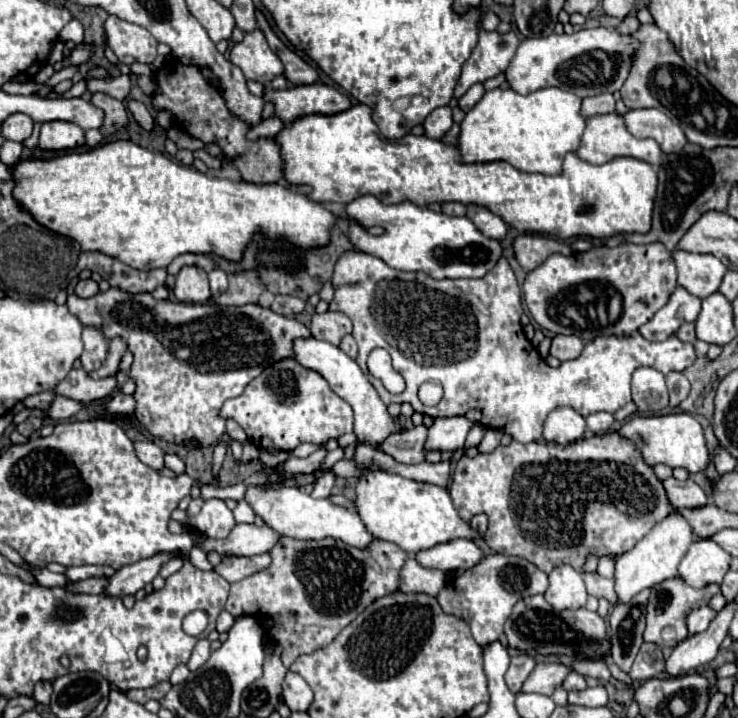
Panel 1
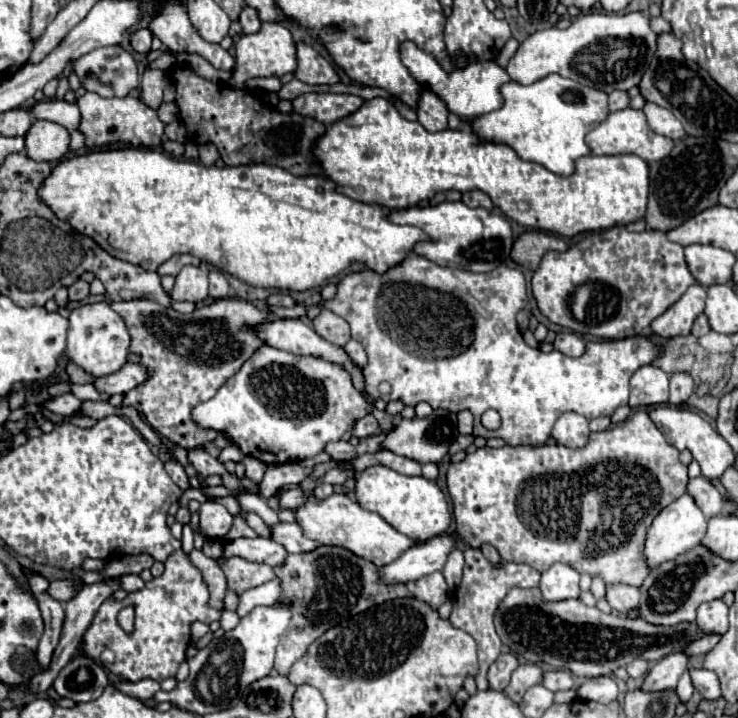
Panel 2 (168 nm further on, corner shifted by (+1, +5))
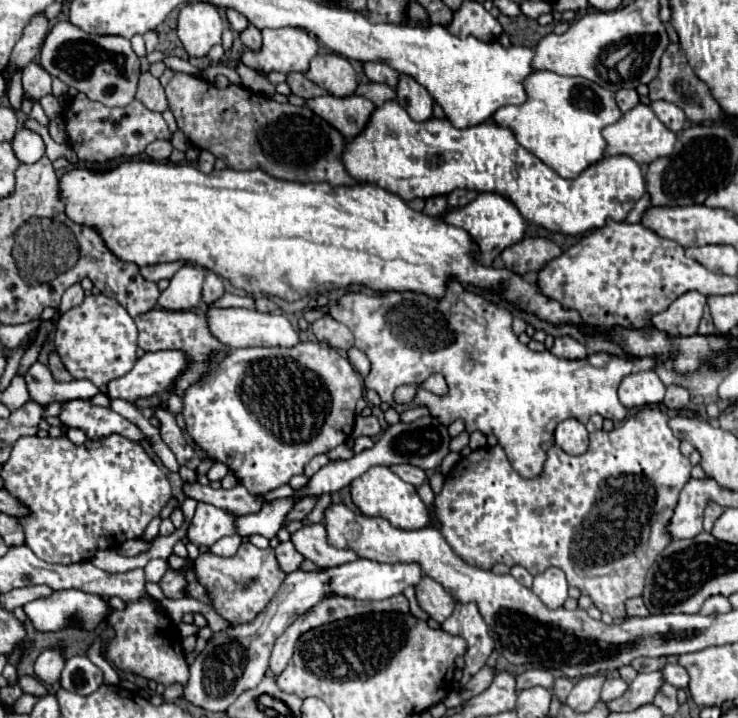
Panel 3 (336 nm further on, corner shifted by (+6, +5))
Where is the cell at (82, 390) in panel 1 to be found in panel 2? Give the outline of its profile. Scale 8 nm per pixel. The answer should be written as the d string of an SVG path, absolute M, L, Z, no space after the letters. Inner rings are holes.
M127 363L121 371L95 379L95 387L107 395L125 395L131 389L143 385L149 377L149 369L145 369L141 363Z

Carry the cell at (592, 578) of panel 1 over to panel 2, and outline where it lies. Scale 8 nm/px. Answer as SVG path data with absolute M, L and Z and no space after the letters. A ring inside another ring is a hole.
M611 585L607 587L607 601L615 611L627 615L639 607L639 589L629 585Z

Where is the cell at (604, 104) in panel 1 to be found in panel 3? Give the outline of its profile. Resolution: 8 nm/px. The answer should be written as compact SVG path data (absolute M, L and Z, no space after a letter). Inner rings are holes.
M620 89L620 91L616 91L616 103L622 113L630 111L632 107L638 105L638 93L634 89Z

